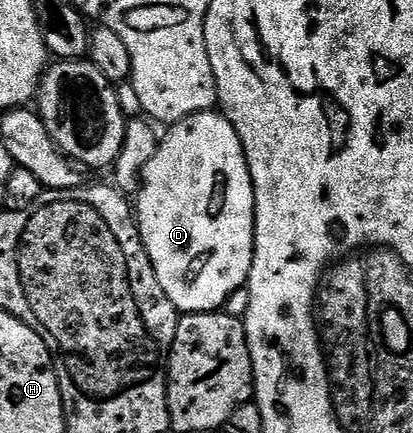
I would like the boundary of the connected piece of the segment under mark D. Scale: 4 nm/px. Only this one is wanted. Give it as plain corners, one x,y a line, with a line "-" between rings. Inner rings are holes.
218,110
197,112
191,116
185,116
178,123
169,125
165,132
166,137
164,134
159,139
155,156
142,170
141,188
136,195
138,232
142,235
142,245
146,248
146,253
152,262
154,273
164,290
164,294
168,294
168,298
174,303
179,313
217,312
225,305
226,300
232,294
236,294
236,290
247,287
252,270
252,258
254,257
254,183
250,177
246,155
236,130

